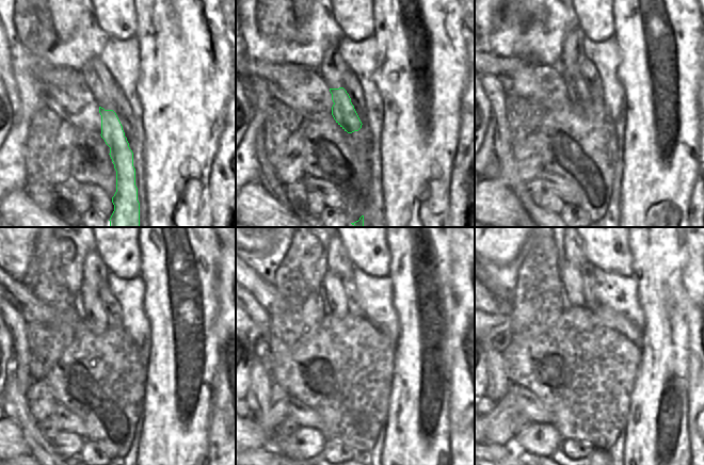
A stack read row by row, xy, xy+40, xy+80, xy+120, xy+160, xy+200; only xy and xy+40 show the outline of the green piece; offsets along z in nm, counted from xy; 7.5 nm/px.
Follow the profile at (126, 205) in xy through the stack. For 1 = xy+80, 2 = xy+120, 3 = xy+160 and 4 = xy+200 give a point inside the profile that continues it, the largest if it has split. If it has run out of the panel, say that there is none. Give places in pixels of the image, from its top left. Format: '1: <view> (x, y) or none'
1: xy+80 (578, 95)
2: xy+120 (93, 314)
3: xy+160 (334, 302)
4: xy+200 (570, 275)

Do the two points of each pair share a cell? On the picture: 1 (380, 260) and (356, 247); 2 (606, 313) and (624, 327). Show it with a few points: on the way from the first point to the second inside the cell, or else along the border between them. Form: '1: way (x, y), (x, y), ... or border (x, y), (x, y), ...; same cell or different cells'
1: way (374, 259), (362, 247); same cell
2: way (610, 317), (620, 323); same cell

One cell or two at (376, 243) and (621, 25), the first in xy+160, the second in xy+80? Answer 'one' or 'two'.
two

